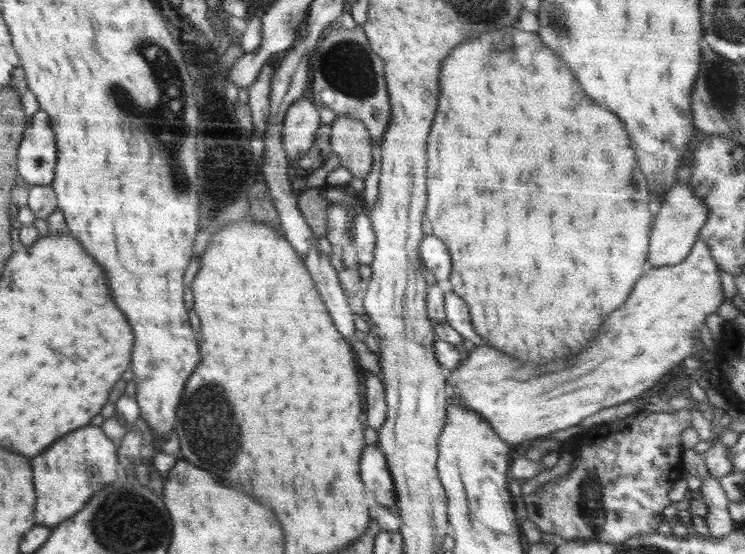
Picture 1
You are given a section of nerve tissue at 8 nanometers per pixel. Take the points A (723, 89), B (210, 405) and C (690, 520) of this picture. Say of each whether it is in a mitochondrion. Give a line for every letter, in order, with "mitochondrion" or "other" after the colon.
A: mitochondrion
B: mitochondrion
C: other

